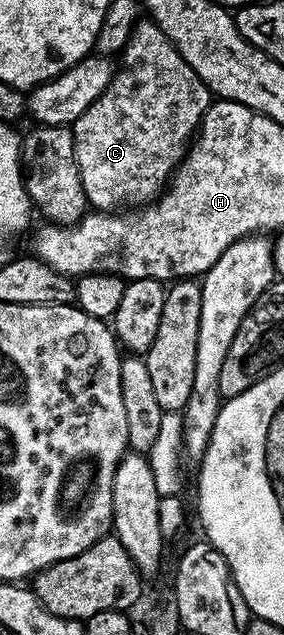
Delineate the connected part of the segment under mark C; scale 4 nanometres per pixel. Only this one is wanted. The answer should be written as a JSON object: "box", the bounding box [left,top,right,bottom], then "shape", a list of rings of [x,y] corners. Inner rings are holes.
{"box":[71,17,211,213],"shape":[[[145,17],[137,24],[129,44],[120,52],[125,71],[118,70],[111,85],[71,125],[73,152],[85,198],[90,208],[110,213],[118,210],[117,203],[129,199],[137,191],[138,204],[150,202],[152,195],[160,196],[183,158],[183,149],[190,146],[201,118],[211,102],[211,92],[179,53],[179,49],[152,18]]]}

